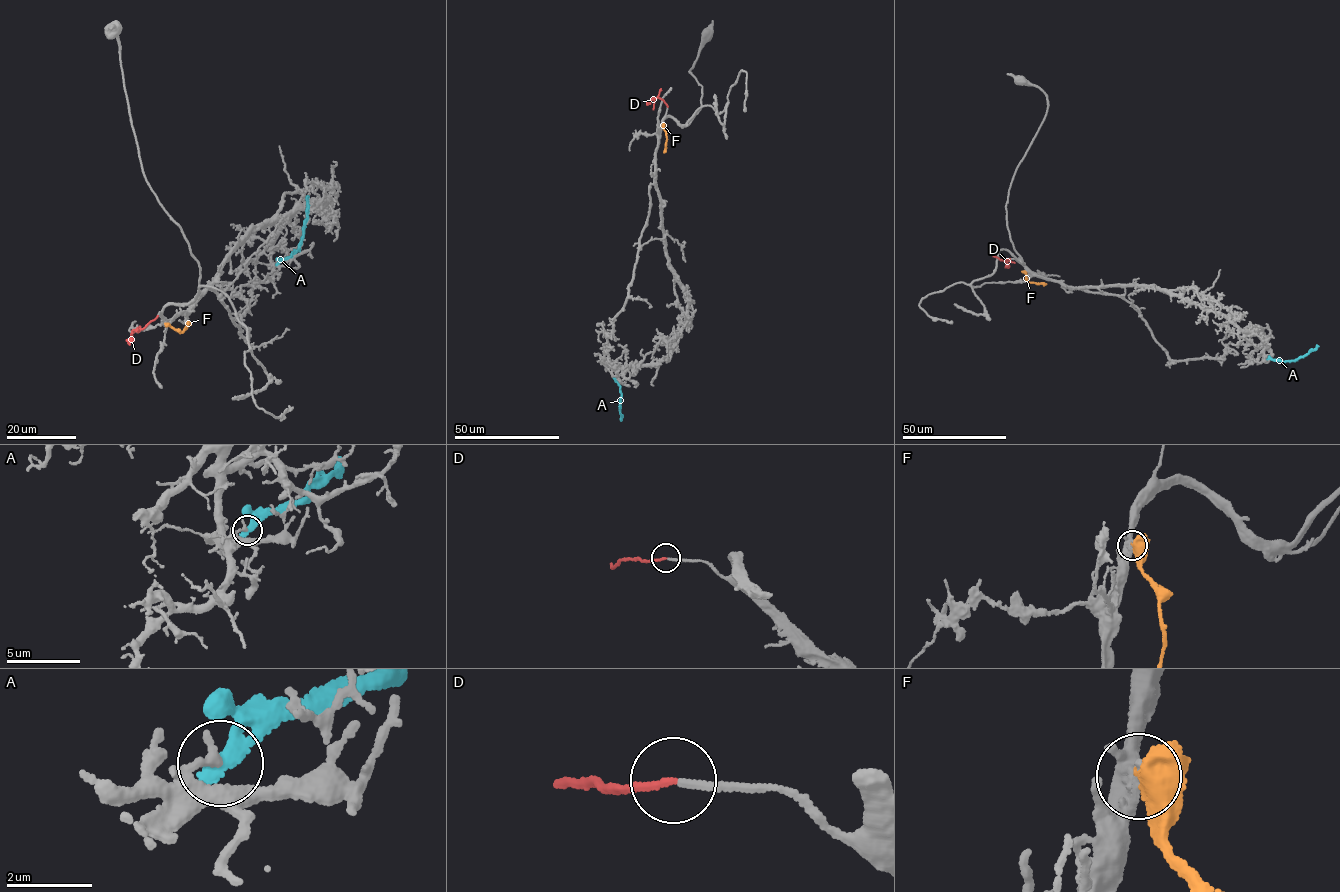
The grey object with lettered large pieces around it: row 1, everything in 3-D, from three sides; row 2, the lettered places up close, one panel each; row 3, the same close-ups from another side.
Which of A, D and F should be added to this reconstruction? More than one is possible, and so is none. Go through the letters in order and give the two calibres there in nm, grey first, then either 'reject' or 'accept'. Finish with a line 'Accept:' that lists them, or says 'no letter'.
A: calibres 200 and 360 nm; reject
D: calibres 160 and 160 nm; accept
F: calibres 170 and 360 nm; reject
Accept: D

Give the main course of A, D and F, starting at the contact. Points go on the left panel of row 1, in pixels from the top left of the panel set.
A: (277, 263), (300, 247), (308, 212), (307, 196)
D: (157, 315), (142, 329), (134, 330), (130, 345)
F: (165, 324), (181, 332), (188, 320)

